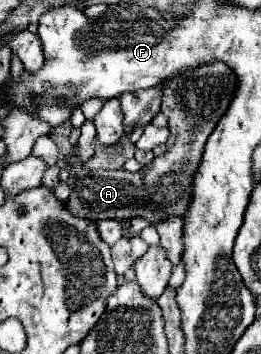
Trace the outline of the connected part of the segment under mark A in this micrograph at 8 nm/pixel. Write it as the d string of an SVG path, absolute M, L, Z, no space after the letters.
M221 62L203 64L169 78L161 92L161 112L169 120L169 140L165 142L167 152L155 156L153 162L143 166L139 172L127 172L123 168L87 170L83 166L65 164L71 186L67 208L91 222L103 218L145 218L151 224L159 224L171 216L183 218L183 214L187 214L187 202L191 202L191 178L195 178L195 170L199 168L205 142L215 130L219 118L225 114L233 98L233 90L235 76Z

